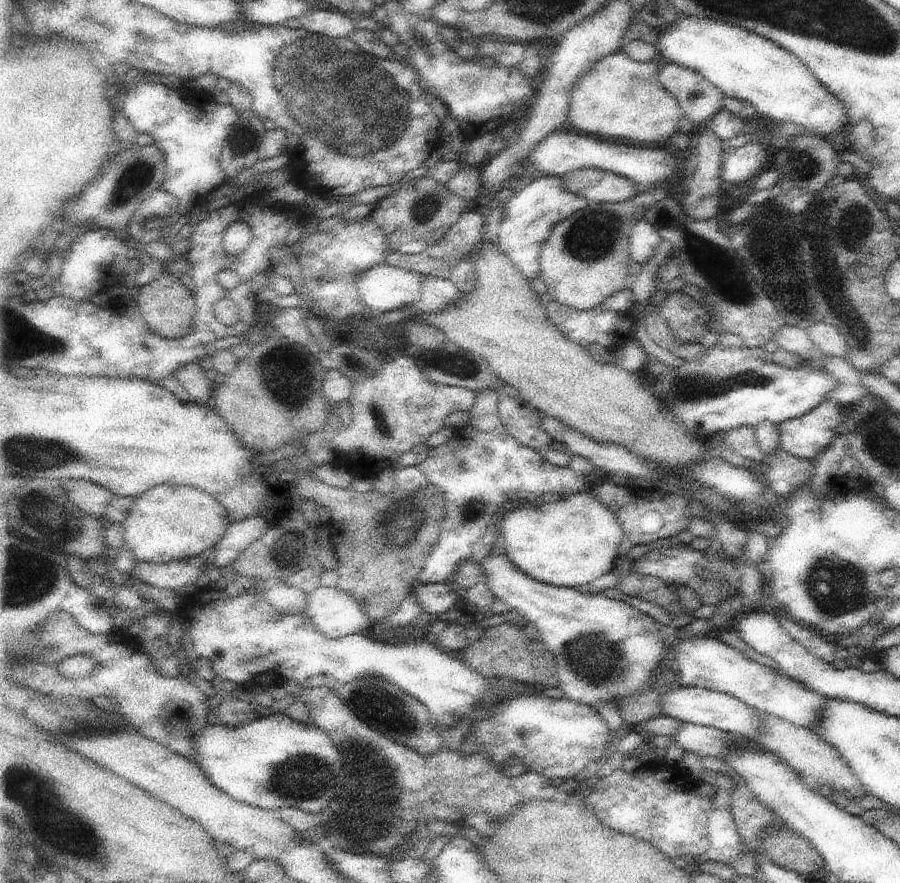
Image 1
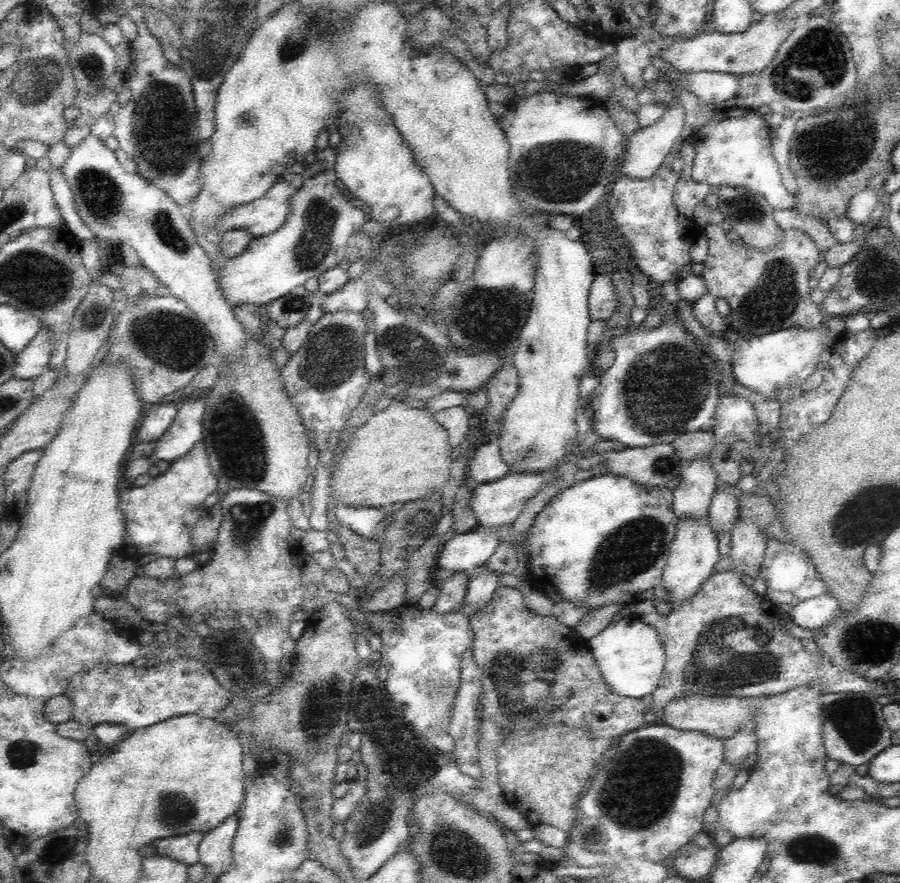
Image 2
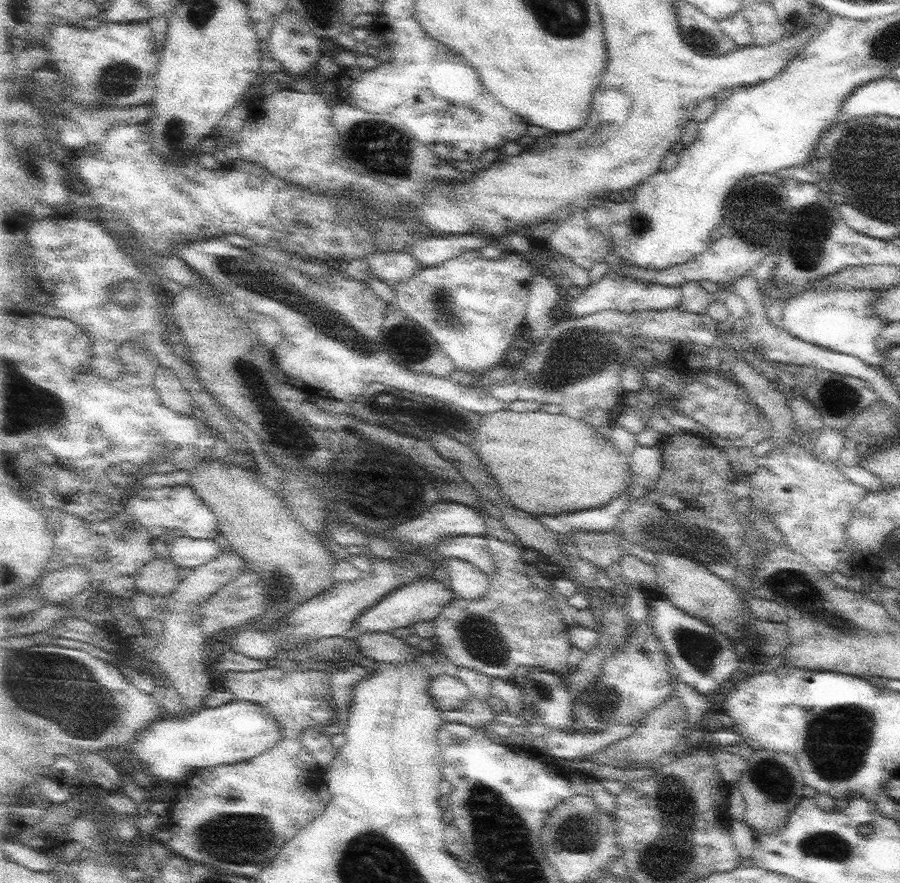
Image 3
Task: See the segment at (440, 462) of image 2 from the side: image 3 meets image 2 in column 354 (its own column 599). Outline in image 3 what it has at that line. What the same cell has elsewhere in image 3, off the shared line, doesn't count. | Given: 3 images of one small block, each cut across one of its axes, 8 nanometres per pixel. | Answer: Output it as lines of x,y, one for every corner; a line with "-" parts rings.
508,408
482,416
482,423
476,427
472,437
474,452
488,472
494,475
500,492
514,508
539,516
578,512
605,506
628,489
633,482
630,464
612,444
611,434
602,436
585,420
575,420
564,413
550,414
544,411
519,413

